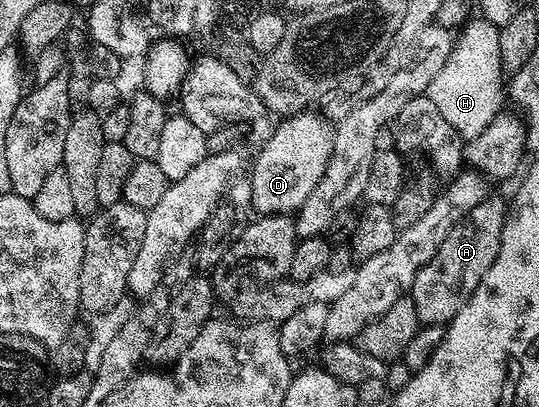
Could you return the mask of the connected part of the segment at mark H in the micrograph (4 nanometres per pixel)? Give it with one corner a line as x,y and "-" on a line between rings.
483,18
469,19
455,37
446,66
438,70
438,78
434,78
428,87
428,99
438,106
438,114
442,114
461,137
473,138
482,134
502,111
500,99
503,101
506,96
506,73
498,50
499,37
497,25

